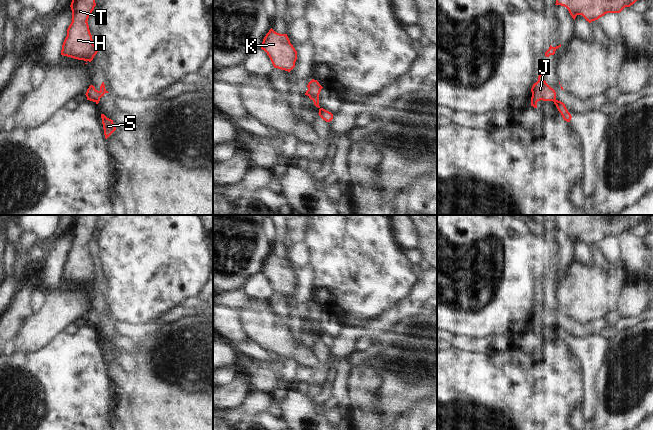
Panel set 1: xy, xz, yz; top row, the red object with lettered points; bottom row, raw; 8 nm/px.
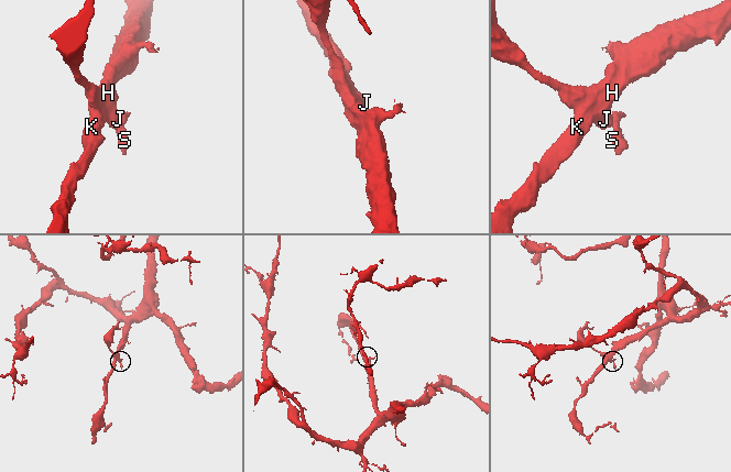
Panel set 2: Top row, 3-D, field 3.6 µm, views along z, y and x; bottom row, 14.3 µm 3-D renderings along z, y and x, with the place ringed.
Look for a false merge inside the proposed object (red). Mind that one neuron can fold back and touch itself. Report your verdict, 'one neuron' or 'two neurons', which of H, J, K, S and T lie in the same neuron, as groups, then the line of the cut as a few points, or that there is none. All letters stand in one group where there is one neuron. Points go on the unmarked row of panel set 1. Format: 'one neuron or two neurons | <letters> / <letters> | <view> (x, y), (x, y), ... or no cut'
two neurons | H J K T / S | xy (100, 315), (100, 320), (96, 326)

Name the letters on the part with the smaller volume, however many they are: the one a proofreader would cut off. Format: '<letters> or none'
S

